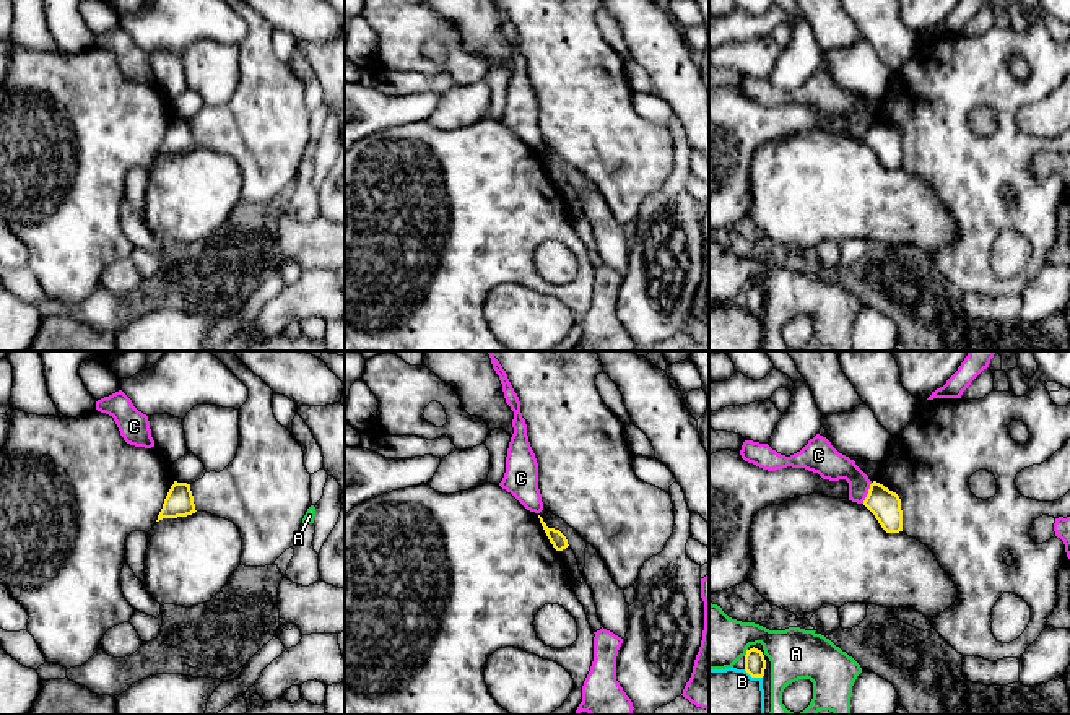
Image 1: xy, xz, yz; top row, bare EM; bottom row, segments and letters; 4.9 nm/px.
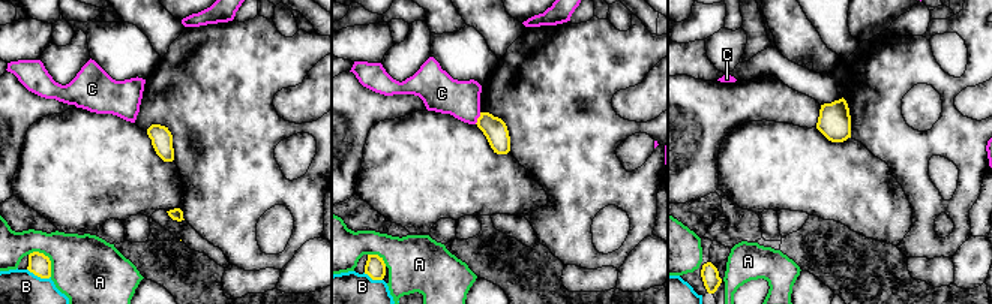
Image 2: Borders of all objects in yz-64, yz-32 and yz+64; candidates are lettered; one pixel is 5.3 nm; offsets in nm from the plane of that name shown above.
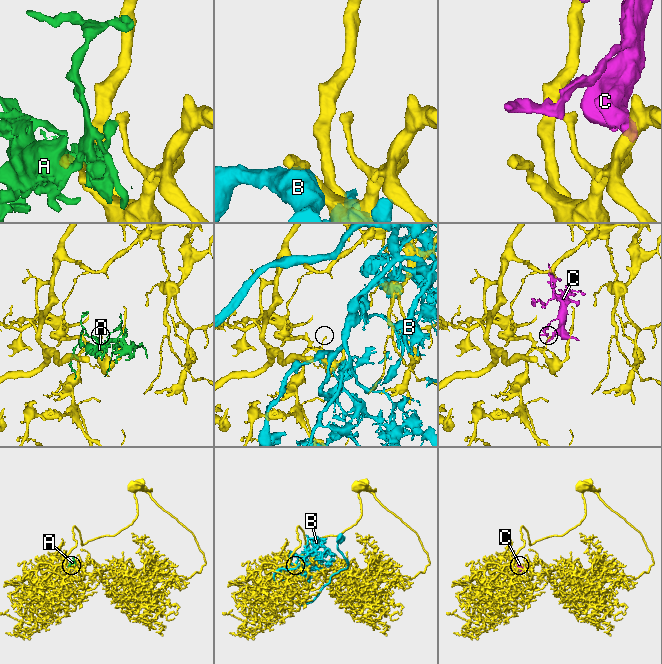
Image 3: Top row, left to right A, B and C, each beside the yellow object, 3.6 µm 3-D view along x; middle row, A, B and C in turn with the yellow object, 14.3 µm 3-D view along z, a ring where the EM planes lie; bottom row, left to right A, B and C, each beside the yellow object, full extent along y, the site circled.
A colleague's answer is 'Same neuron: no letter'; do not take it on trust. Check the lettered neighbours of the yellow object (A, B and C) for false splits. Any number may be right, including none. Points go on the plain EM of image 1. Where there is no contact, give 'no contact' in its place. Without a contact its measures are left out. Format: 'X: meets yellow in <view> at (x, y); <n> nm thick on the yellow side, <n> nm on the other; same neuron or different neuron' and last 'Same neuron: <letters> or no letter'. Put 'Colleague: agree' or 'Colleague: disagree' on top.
Colleague: agree
A: meets yellow in yz at (747, 288); 110 nm thick on the yellow side, 300 nm on the other; different neuron
B: meets yellow in yz at (753, 312); 110 nm thick on the yellow side, 440 nm on the other; different neuron
C: meets yellow in yz at (869, 129); 150 nm thick on the yellow side, 150 nm on the other; different neuron
Same neuron: no letter

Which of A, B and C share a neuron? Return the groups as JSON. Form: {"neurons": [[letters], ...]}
{"neurons": [["A"], ["B"], ["C"]]}

